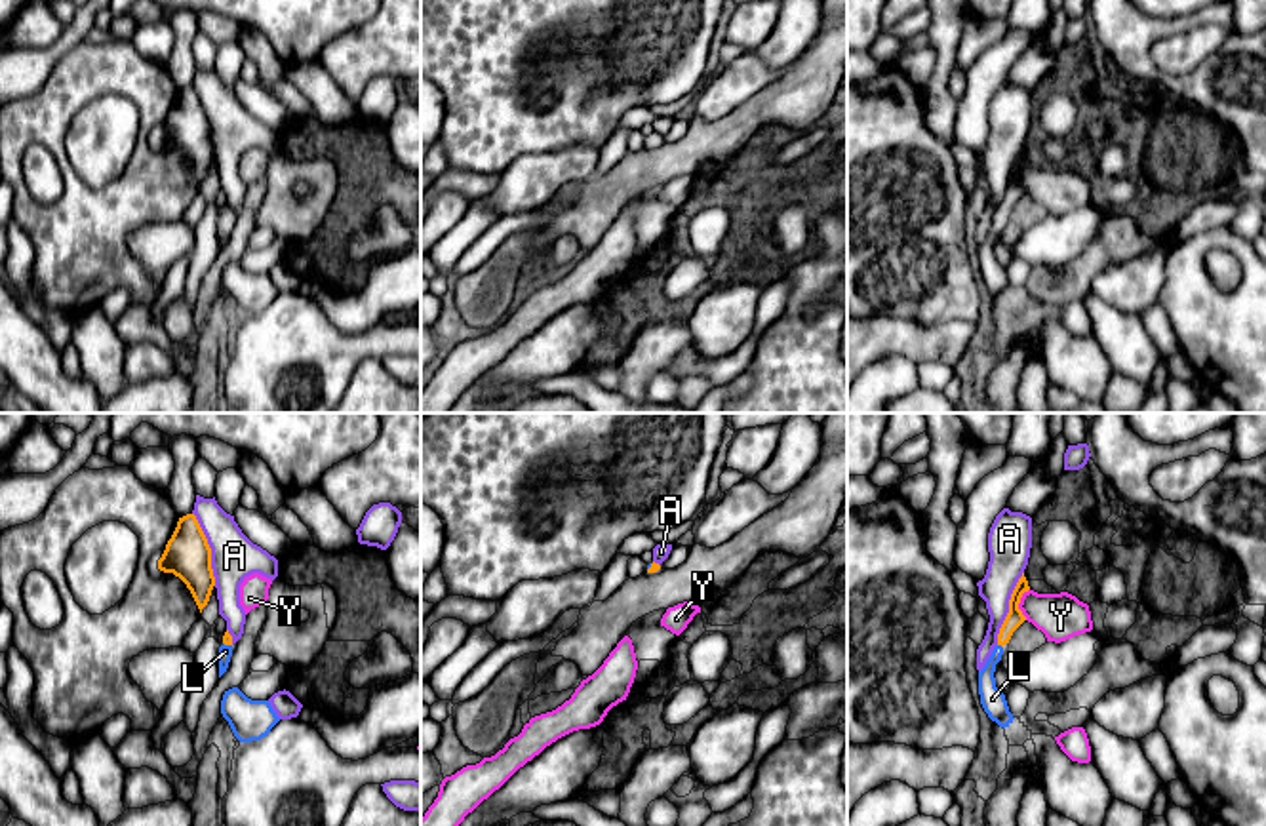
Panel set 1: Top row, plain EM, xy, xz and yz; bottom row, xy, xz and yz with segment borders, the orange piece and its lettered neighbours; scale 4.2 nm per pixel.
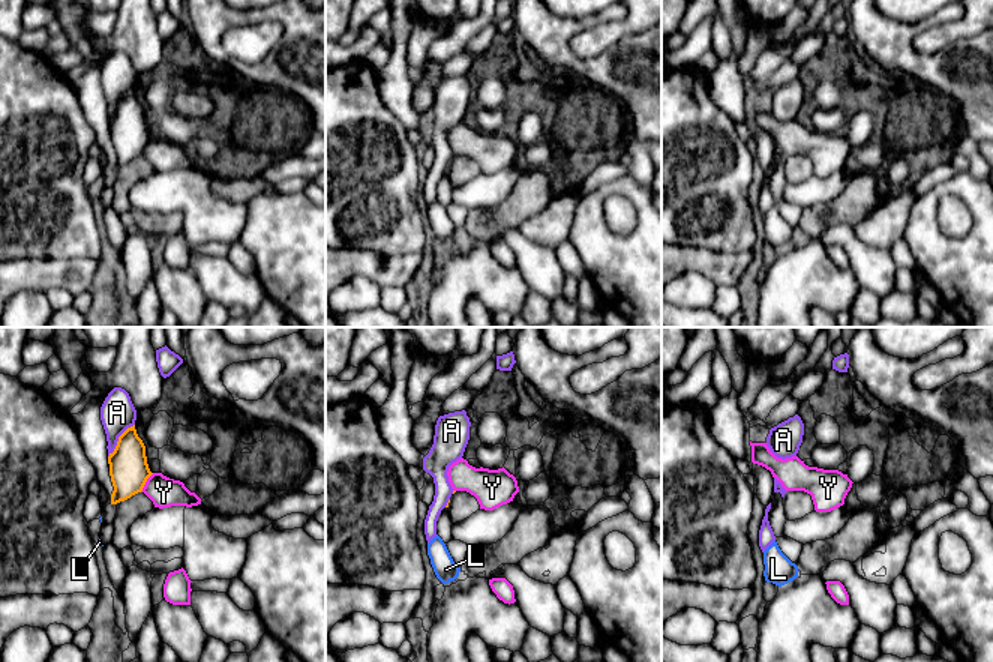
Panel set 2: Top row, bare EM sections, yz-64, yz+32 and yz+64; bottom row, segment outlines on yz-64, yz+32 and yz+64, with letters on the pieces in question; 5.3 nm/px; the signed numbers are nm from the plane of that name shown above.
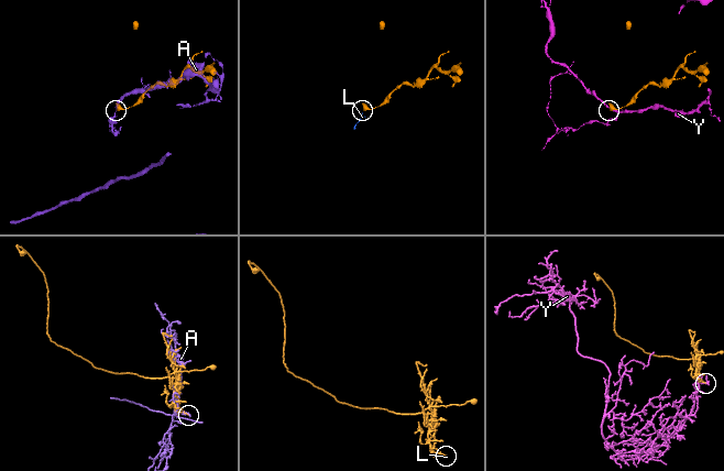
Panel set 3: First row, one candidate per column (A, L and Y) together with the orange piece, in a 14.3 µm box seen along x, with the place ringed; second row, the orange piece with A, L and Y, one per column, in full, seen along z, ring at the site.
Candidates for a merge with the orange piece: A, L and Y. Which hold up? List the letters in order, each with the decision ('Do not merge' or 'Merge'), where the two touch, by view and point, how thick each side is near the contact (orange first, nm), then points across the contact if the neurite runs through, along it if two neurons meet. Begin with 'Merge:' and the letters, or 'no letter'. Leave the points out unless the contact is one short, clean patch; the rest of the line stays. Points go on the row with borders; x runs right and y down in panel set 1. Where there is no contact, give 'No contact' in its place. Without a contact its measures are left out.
Merge: L
A: Do not merge. Touches orange at xy (210, 549). Thickness 200 nm (orange) against 190 nm
L: Merge. Touches orange at yz (1000, 644). Thickness 70 nm (orange) against 100 nm. Path across: yz (1015, 617), (1000, 644), (989, 668), (992, 699)
Y: Do not merge. Touches orange at yz (1019, 602). Thickness 70 nm (orange) against 190 nm. Boundary: yz (1028, 589), (1019, 604), (1025, 619)

